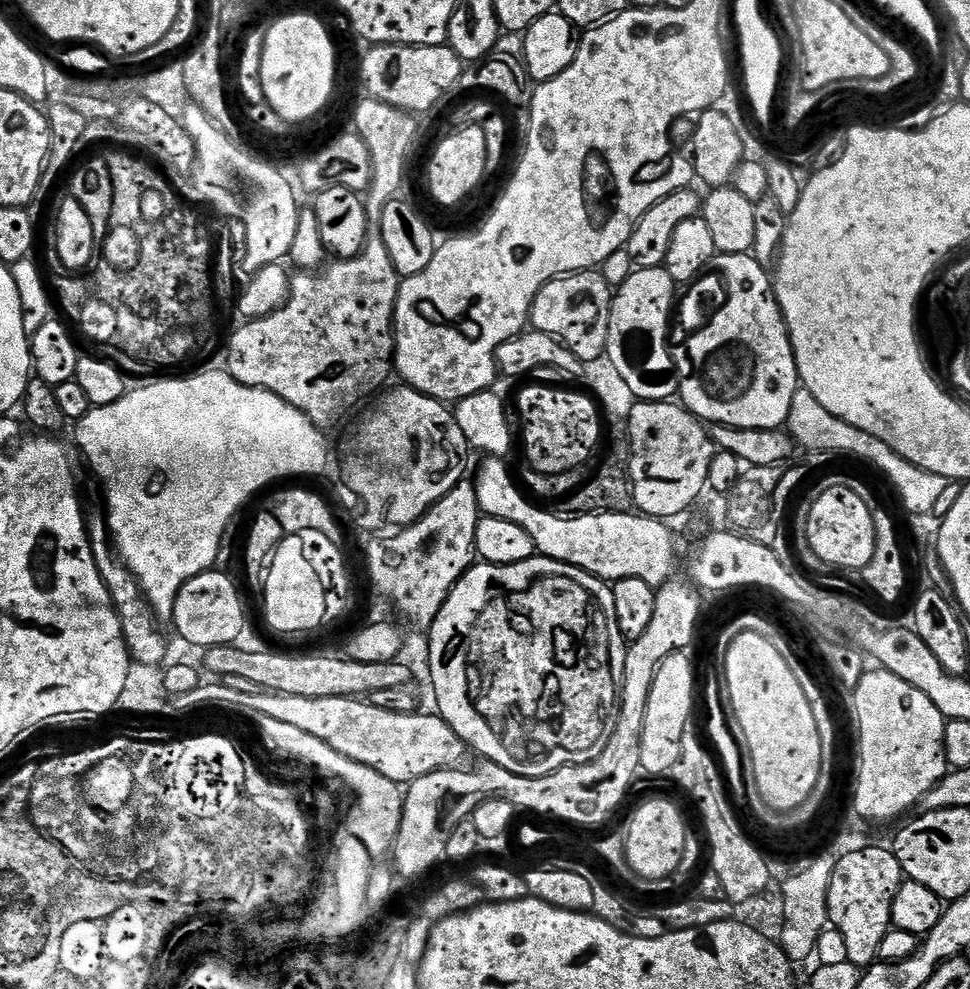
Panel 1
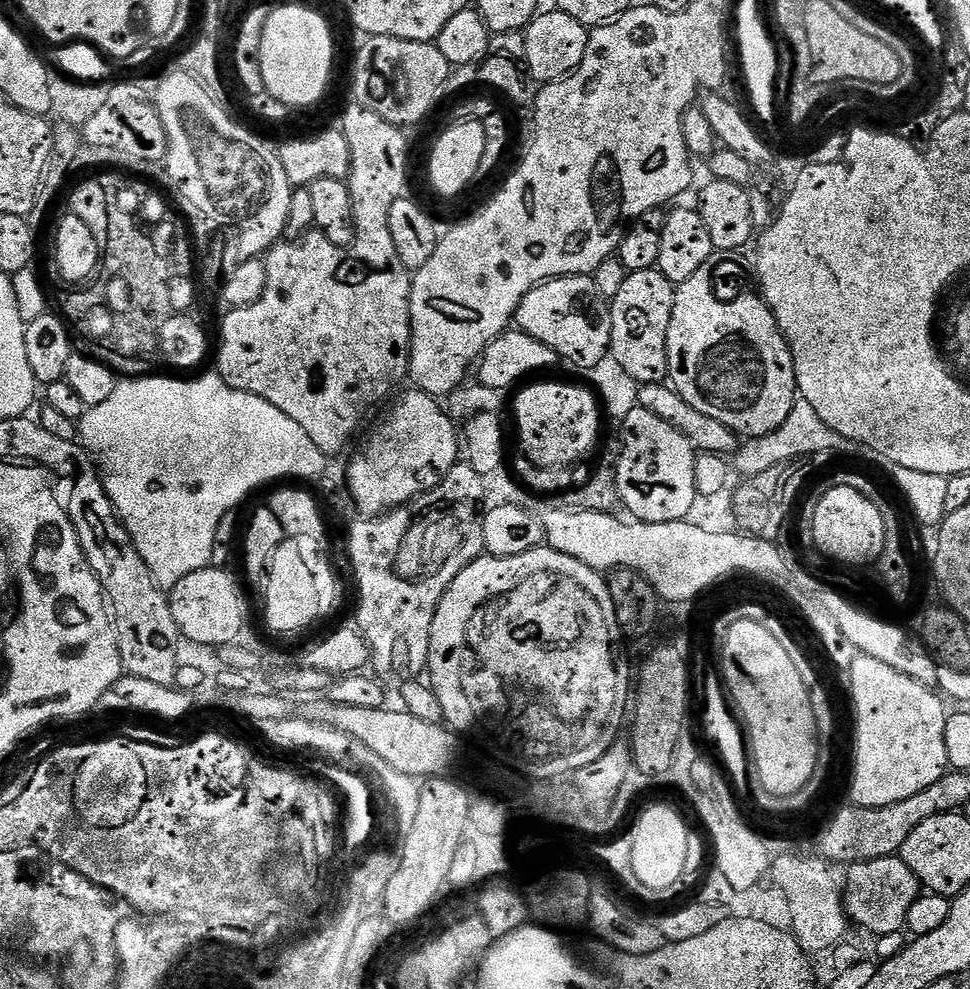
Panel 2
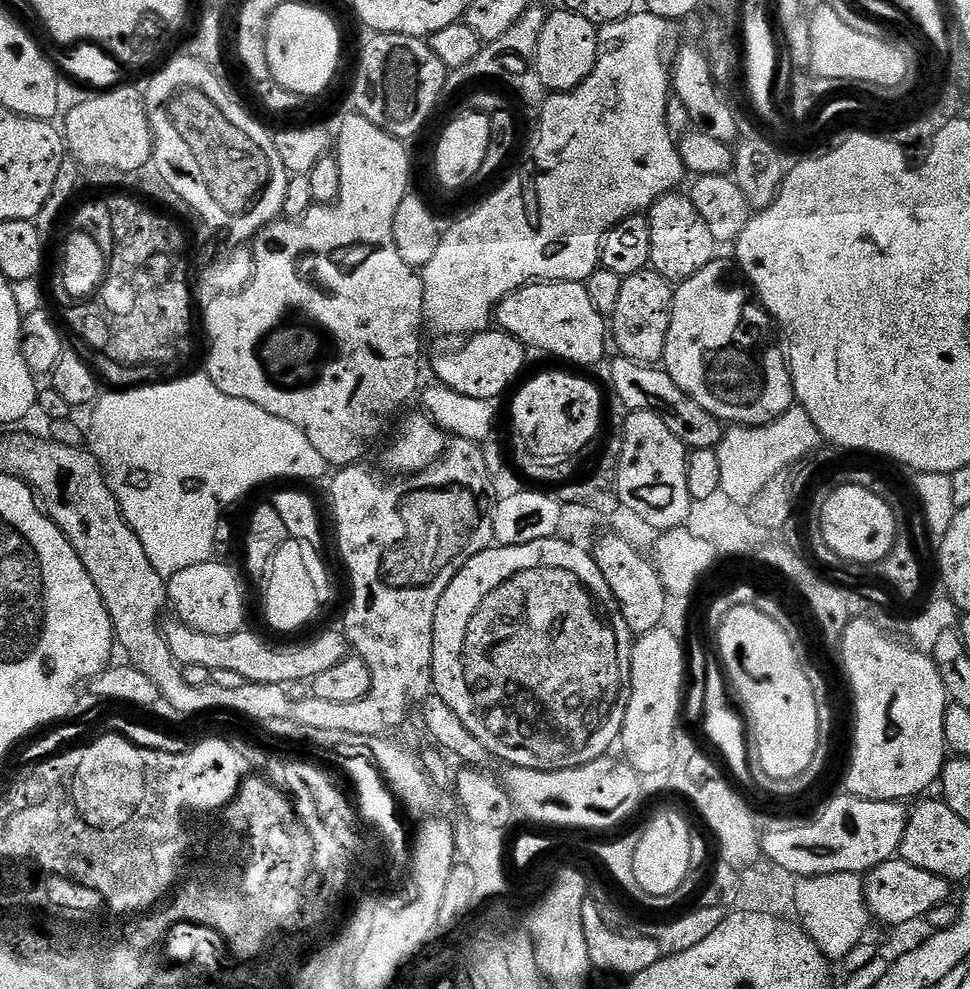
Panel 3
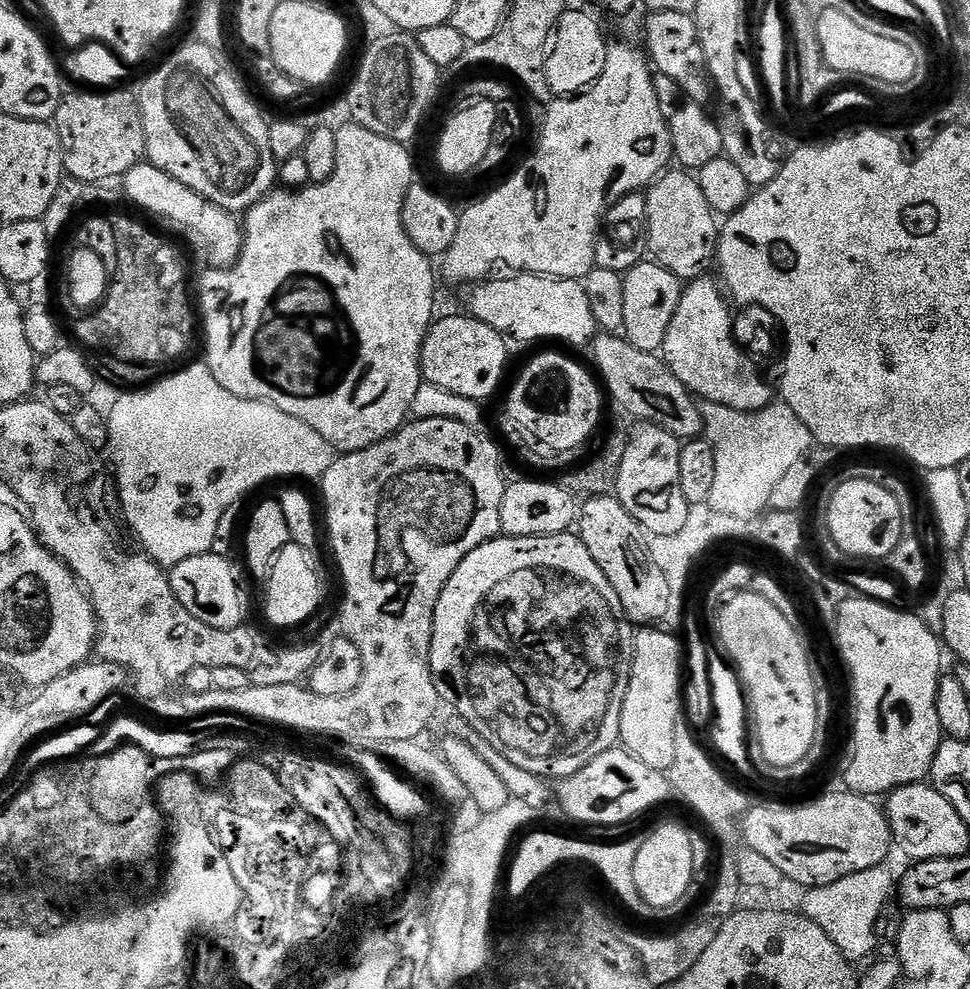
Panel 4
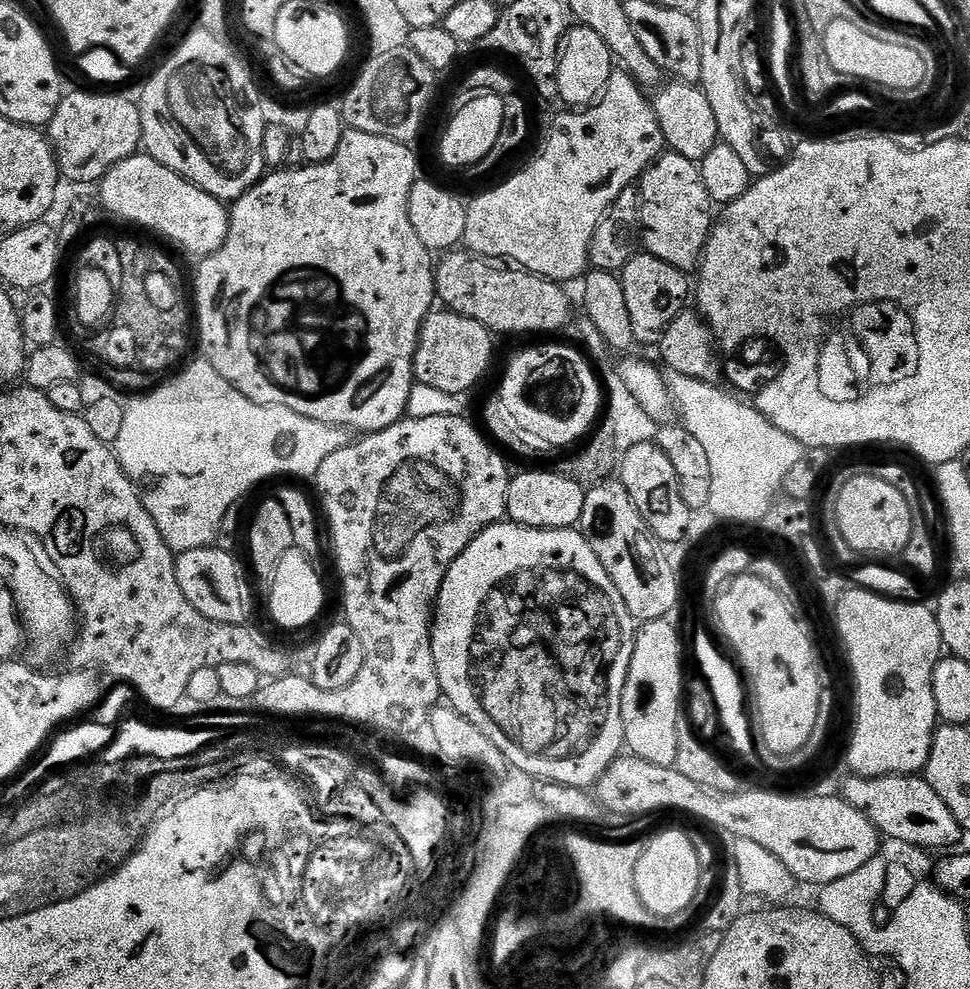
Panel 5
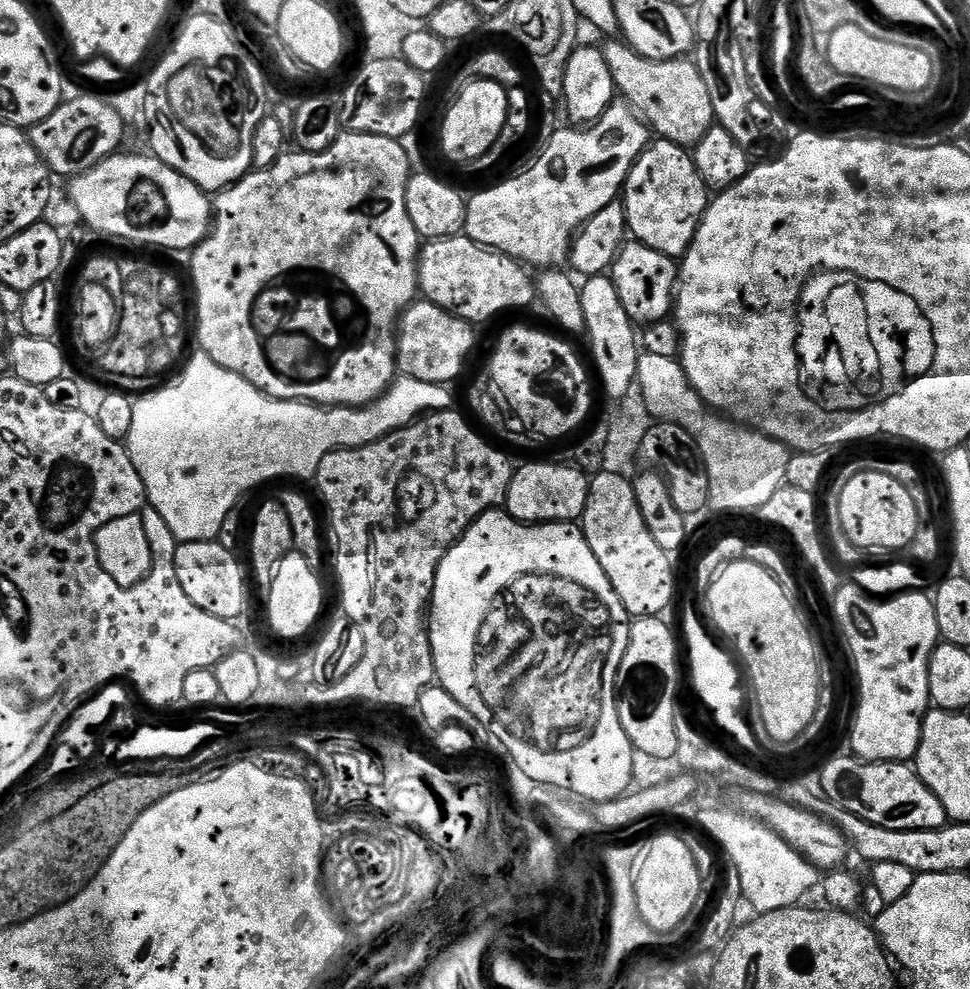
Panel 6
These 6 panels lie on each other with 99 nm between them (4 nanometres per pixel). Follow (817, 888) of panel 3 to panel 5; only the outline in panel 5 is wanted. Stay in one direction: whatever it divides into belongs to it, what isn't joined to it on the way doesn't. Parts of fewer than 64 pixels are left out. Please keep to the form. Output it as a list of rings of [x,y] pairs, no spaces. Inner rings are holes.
[[[878,854],[866,862],[861,869],[854,870],[854,873],[823,885],[820,893],[819,911],[831,921],[846,926],[869,957],[882,956],[885,952],[892,954],[892,944],[884,944],[882,929],[876,928],[873,923],[874,912],[881,903],[887,868],[890,863],[889,859],[883,856]]]

